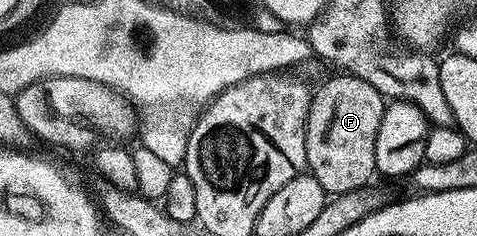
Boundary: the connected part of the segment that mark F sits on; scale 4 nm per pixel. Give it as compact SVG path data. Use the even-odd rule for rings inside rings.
M338 75L313 89L306 119L306 168L330 196L360 190L376 176L376 134L387 106L376 87L356 76Z

